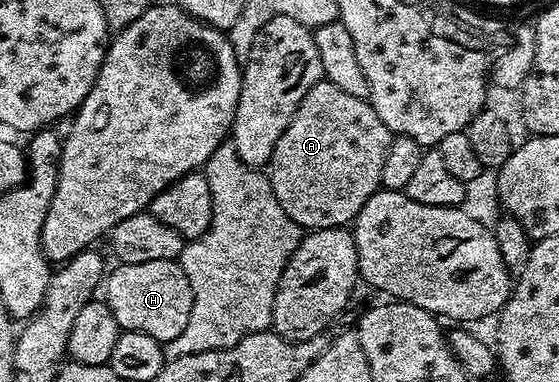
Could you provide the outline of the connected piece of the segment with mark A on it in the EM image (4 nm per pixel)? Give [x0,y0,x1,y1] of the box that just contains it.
[268,80,392,230]

